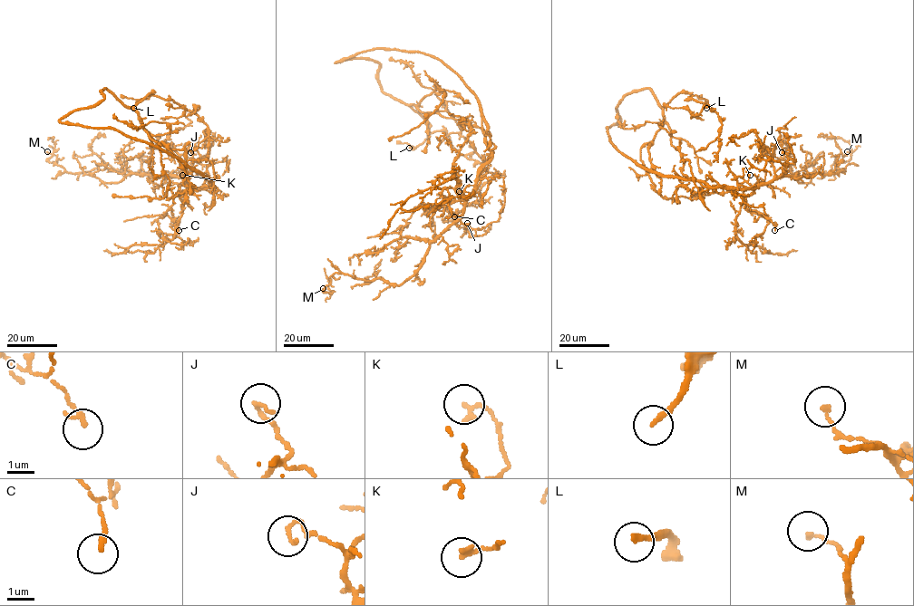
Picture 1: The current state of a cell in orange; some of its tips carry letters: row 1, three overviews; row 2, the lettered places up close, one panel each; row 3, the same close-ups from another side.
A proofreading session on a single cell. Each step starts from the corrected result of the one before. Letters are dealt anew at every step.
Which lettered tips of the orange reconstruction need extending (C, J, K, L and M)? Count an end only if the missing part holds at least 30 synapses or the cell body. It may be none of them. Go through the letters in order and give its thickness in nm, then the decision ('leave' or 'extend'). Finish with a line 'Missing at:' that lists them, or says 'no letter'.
C: 190 nm | leave
J: 180 nm | leave
K: 200 nm | leave
L: 200 nm | extend
M: 140 nm | leave
Missing at: L

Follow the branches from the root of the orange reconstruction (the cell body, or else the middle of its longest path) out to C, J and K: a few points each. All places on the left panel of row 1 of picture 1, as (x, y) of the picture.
C: (218, 190), (215, 187), (189, 188), (177, 196), (170, 207), (179, 230)
J: (218, 190), (215, 187), (194, 187), (184, 177), (191, 168), (193, 153), (190, 152)
K: (218, 190), (215, 187), (189, 188), (182, 175)

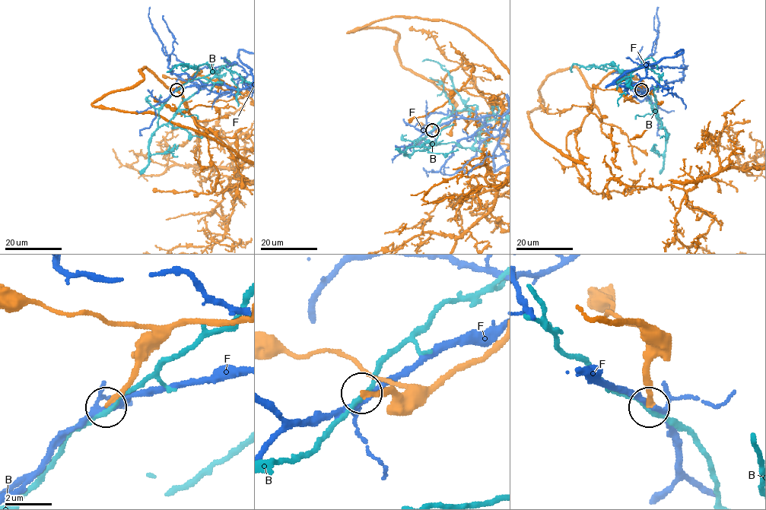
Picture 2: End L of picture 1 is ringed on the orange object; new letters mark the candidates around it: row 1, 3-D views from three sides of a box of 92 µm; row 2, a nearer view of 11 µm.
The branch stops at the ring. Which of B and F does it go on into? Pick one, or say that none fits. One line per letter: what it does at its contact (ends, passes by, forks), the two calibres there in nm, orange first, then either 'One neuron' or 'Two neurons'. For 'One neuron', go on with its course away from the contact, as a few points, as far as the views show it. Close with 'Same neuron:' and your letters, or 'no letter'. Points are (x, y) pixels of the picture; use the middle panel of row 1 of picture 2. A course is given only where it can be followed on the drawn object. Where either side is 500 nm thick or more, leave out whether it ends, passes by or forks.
B: It passes by. Thickness 220 nm (orange) against 180 nm. Two neurons
F: It forks there. Thickness 240 nm (orange) against 200 nm. Two neurons
Same neuron: no letter

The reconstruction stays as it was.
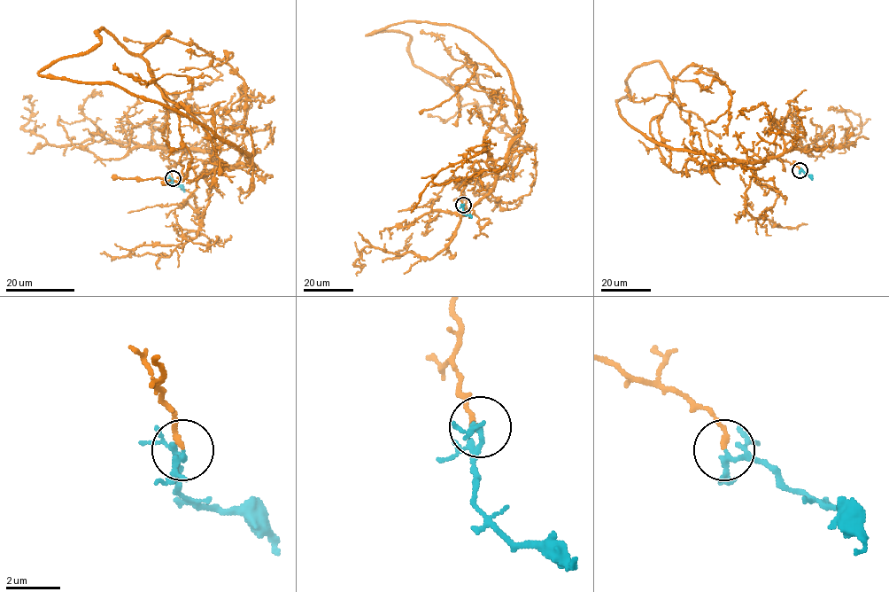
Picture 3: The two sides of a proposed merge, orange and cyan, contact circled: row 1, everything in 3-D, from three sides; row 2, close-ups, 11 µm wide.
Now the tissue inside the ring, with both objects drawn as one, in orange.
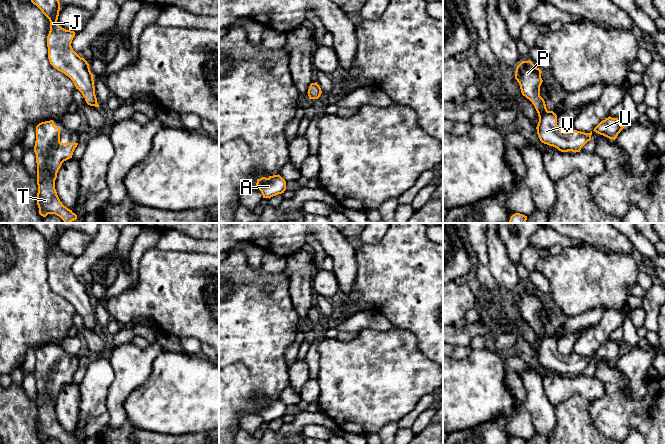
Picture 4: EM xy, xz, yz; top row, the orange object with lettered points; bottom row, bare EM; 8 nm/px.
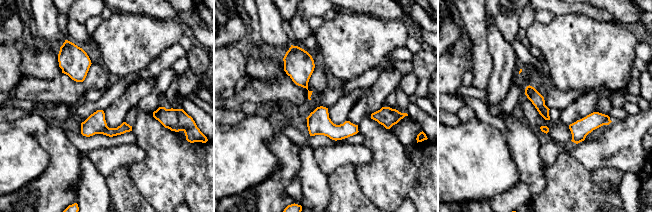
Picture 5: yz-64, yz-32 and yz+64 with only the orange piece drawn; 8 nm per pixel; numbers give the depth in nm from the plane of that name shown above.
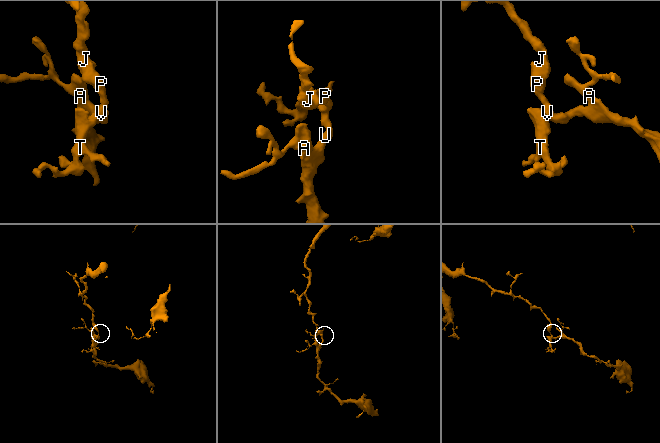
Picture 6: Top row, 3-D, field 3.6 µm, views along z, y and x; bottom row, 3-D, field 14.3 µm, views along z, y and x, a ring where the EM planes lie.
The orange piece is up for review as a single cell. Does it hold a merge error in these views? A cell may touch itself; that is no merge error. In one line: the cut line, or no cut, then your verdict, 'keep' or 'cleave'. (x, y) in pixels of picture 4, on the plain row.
cut none; keep

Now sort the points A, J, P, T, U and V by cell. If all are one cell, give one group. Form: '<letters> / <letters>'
A J P T U V

